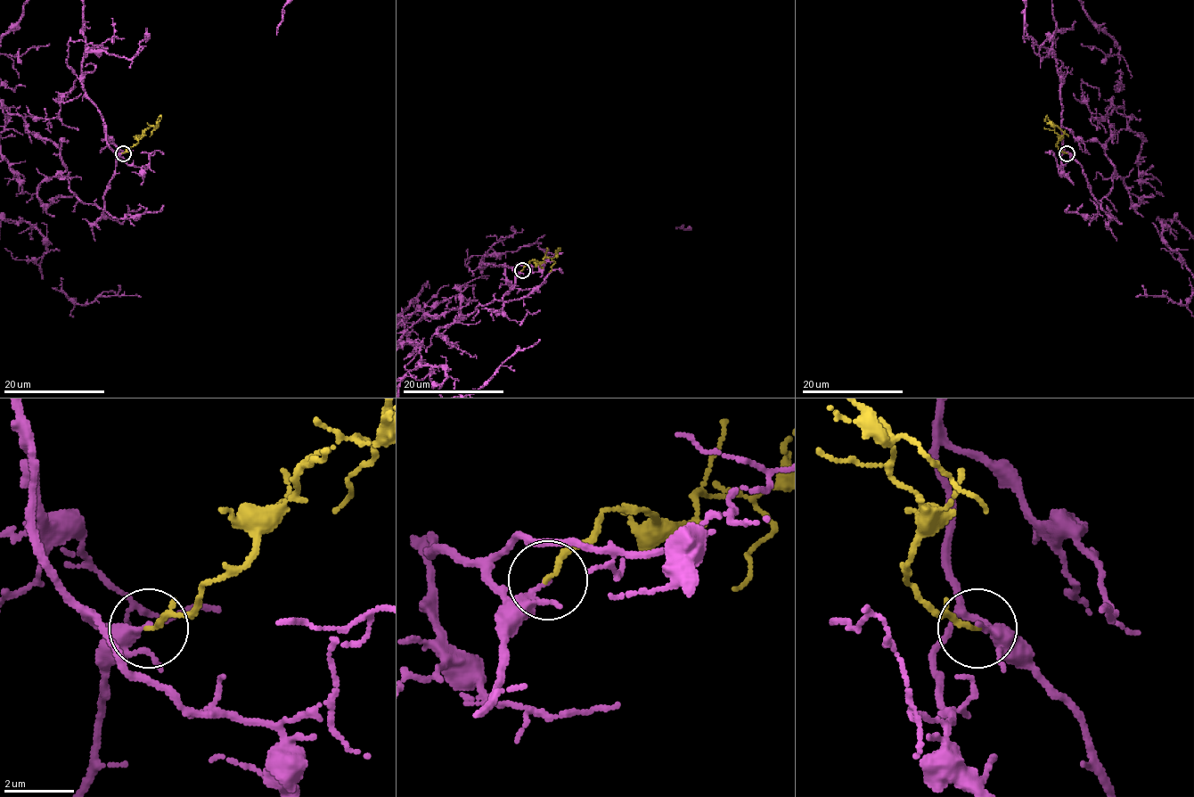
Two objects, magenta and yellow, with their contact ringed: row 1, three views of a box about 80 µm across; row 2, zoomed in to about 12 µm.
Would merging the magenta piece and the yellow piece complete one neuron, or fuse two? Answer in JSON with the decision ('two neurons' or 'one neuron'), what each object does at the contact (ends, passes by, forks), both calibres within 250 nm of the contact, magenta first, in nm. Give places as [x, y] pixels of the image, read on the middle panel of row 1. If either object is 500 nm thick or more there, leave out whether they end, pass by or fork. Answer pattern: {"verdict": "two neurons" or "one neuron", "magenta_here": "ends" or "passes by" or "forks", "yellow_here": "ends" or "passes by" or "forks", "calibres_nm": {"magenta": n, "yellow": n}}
{"verdict": "one neuron", "magenta_here": "ends", "yellow_here": "ends", "calibres_nm": {"magenta": 300, "yellow": 140}}

